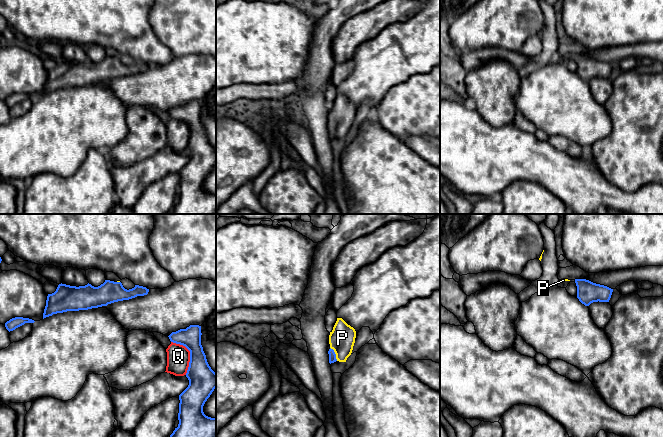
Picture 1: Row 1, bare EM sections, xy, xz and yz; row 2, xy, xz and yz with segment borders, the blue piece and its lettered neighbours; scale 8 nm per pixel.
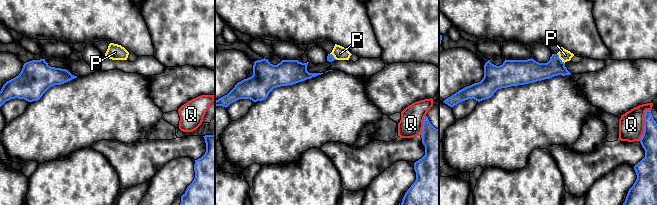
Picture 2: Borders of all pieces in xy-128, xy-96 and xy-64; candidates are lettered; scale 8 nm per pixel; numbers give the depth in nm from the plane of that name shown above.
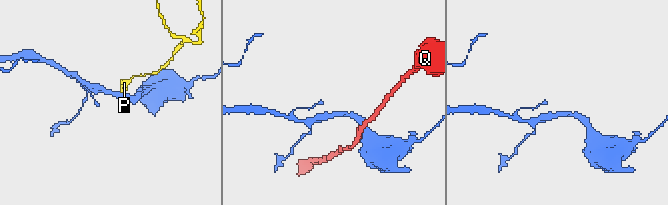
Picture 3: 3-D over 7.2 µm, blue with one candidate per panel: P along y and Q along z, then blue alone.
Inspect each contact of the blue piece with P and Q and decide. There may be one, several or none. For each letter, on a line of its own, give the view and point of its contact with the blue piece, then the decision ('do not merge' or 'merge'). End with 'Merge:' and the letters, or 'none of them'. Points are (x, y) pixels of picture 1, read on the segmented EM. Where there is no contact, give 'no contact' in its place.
P: xz (335, 354) | merge
Q: xy (190, 354) | do not merge
Merge: P

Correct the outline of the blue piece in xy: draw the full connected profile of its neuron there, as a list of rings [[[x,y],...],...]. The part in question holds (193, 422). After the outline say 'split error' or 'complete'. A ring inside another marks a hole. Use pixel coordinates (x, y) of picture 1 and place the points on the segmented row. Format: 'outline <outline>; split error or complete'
outline [[[190,325],[168,336],[171,342],[190,351],[186,373],[189,385],[179,395],[179,424],[170,437],[216,437],[216,418],[203,412],[205,402],[216,388],[216,373],[207,362],[201,335],[201,326]]]; complete

